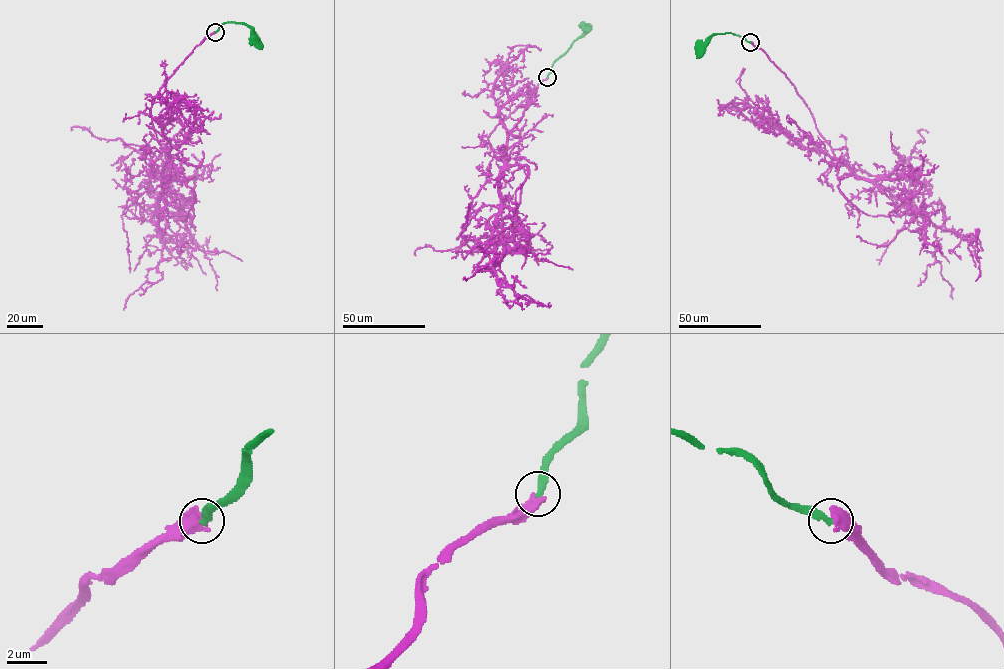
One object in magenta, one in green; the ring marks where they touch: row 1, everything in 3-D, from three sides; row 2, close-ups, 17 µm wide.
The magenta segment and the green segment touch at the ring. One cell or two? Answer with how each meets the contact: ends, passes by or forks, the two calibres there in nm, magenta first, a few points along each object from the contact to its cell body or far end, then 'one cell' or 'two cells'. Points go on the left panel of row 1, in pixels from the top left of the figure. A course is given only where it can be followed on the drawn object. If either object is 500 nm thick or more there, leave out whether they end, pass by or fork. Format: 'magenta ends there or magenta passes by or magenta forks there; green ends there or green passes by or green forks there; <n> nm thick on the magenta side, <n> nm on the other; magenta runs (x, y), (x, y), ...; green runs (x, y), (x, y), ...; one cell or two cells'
500 nm thick on the magenta side, 360 nm on the other; magenta runs (215, 32), (178, 66), (151, 107), (157, 140), (169, 157), (157, 234), (203, 248), (217, 290); green runs (215, 32), (221, 24), (241, 23), (254, 32), (255, 40); two cells

